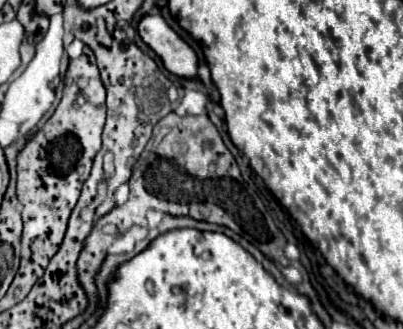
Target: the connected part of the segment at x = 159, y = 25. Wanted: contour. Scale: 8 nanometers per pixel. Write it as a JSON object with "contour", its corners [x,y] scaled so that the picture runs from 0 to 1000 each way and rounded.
{"contour":[[[375,40],[350,58],[345,106],[400,173],[419,222],[459,240],[489,240],[489,161],[424,82],[414,82],[395,40]]]}

